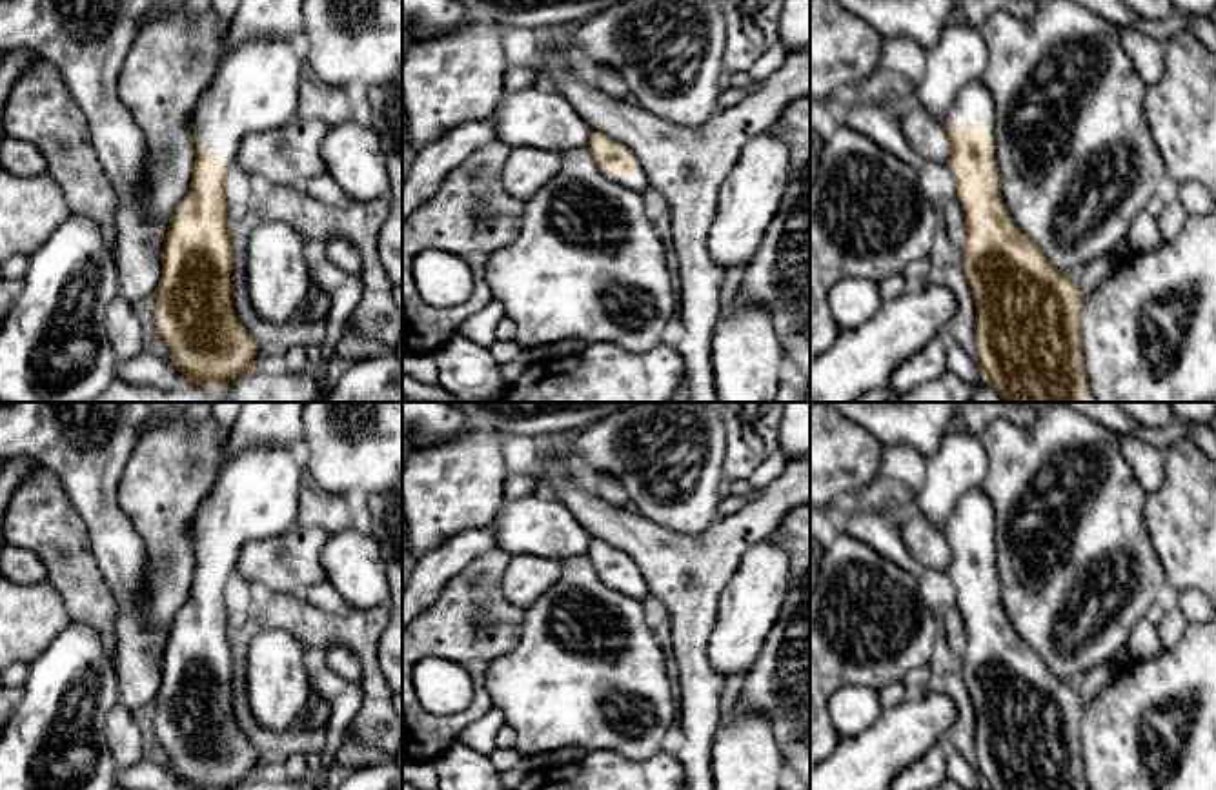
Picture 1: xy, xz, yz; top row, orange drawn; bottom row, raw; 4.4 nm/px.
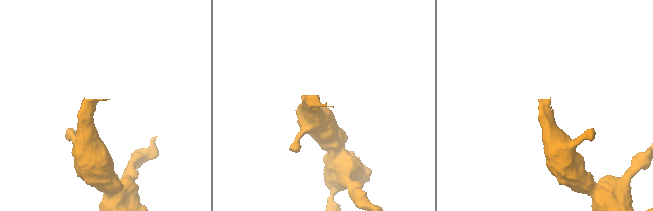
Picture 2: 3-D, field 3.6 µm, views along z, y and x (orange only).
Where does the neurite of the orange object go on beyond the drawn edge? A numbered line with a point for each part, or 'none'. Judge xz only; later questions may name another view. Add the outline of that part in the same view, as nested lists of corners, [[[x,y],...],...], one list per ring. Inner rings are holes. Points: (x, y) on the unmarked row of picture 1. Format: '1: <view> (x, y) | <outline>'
1: xz (638, 590) | [[[610,582],[608,586],[637,601],[643,601],[646,595],[650,595],[646,582]]]

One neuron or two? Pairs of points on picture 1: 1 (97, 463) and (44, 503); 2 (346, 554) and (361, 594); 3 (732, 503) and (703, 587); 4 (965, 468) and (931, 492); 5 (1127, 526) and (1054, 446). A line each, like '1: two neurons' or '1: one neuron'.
1: two neurons
2: one neuron
3: two neurons
4: one neuron
5: one neuron

